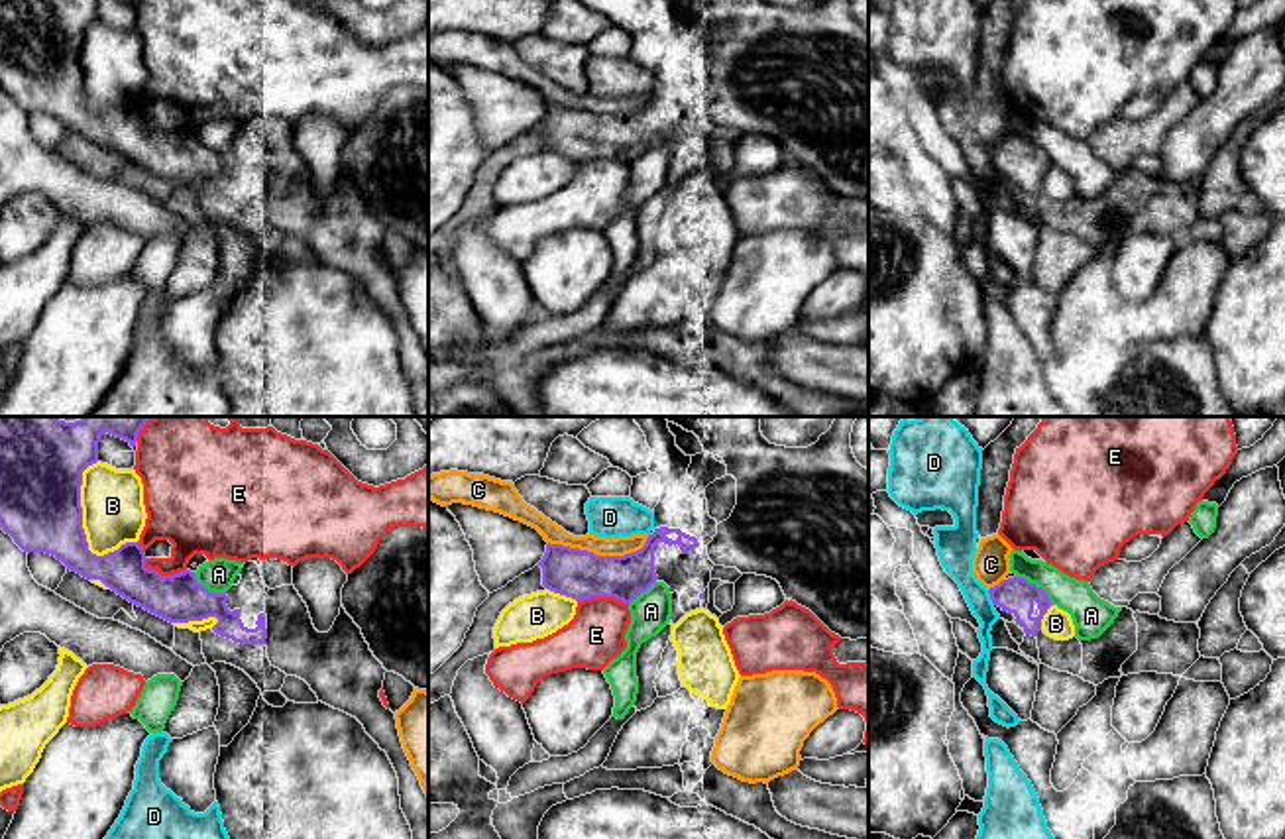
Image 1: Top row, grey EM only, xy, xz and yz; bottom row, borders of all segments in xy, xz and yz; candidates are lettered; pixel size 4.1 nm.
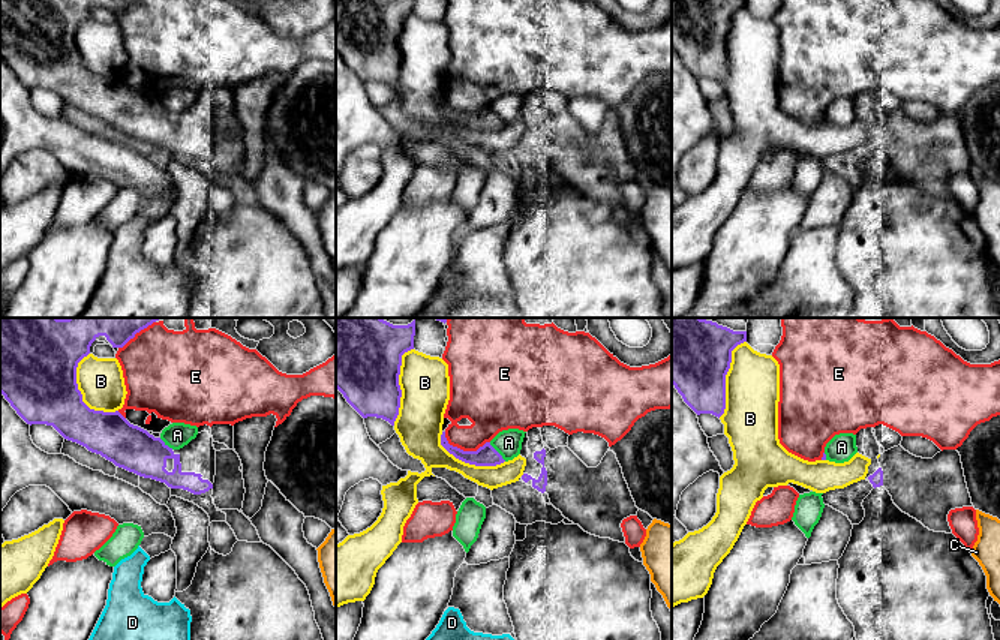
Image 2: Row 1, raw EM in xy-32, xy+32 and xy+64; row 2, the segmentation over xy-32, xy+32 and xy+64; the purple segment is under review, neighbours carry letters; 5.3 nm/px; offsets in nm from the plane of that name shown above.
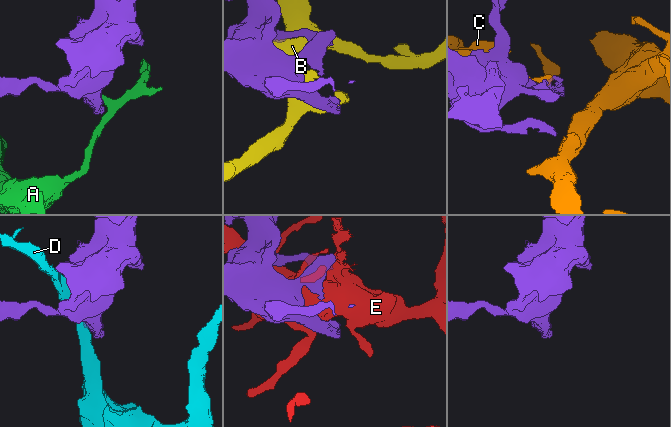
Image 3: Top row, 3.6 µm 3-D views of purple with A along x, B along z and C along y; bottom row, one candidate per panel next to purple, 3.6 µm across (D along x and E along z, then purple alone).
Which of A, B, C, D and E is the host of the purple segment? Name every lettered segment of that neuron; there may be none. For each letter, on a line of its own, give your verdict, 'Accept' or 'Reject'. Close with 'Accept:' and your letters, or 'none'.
A: Reject
B: Reject
C: Reject
D: Reject
E: Reject
Accept: none

